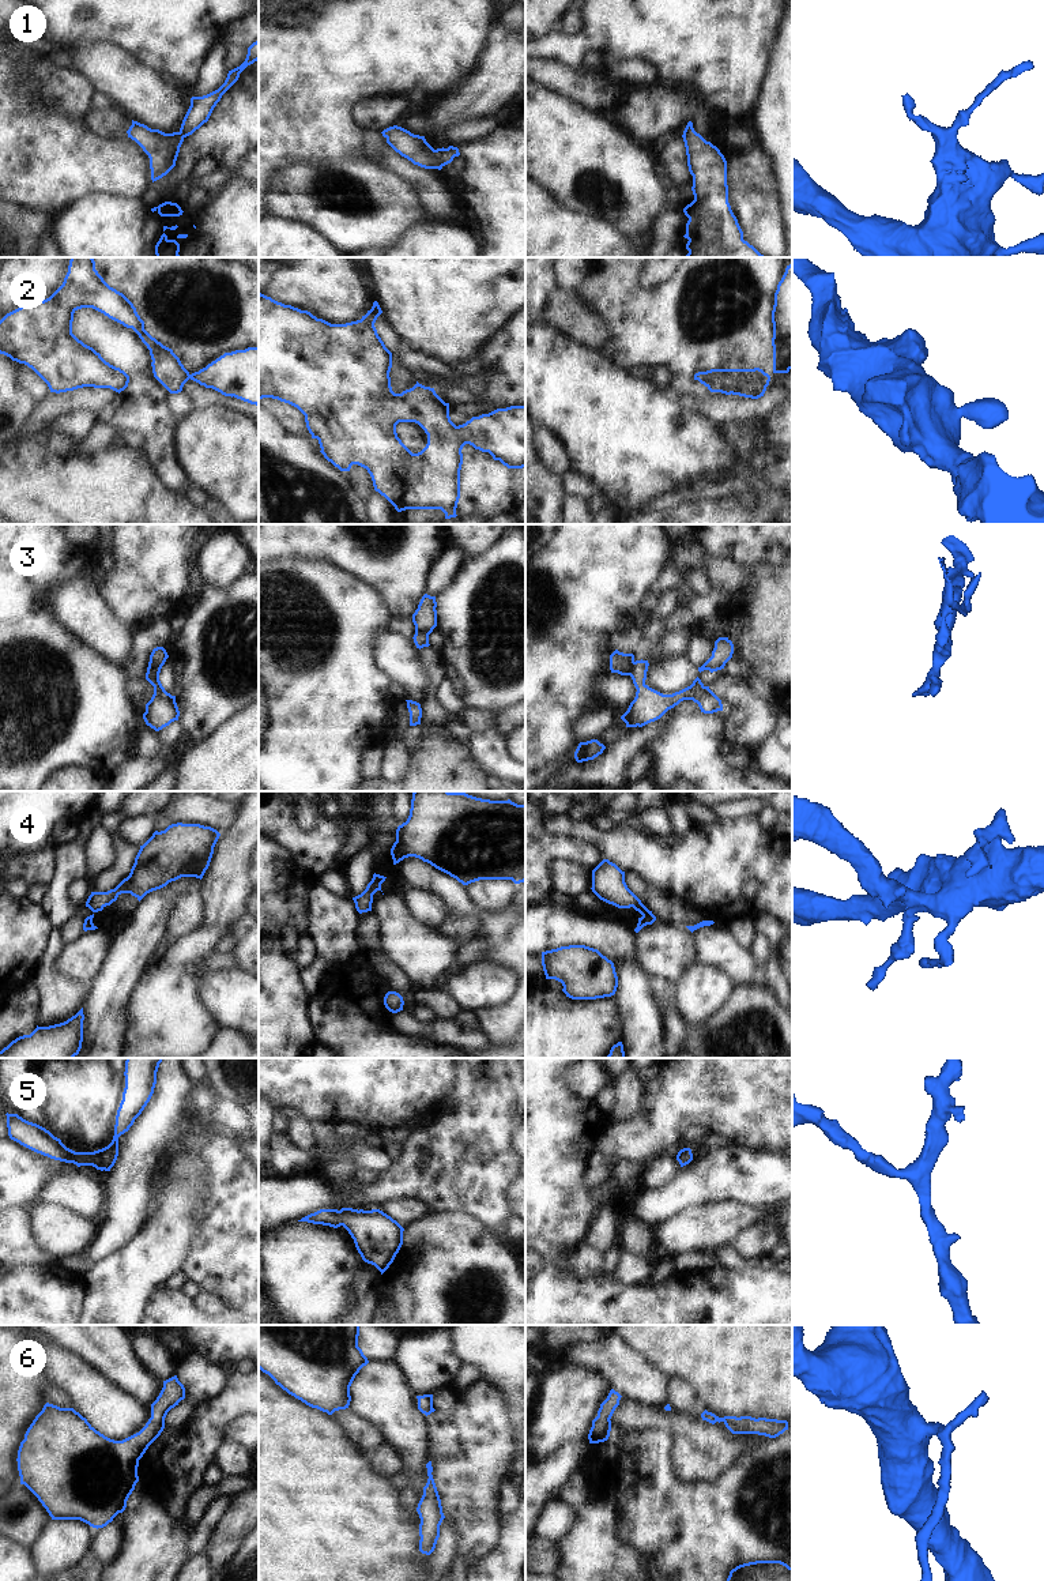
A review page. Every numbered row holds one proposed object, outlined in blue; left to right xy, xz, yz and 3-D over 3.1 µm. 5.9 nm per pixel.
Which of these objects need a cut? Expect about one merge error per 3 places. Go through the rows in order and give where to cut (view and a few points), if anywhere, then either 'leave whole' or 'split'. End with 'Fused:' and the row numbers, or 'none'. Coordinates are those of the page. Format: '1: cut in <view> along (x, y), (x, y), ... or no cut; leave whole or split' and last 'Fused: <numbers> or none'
1: no cut; leave whole
2: no cut; leave whole
3: cut in xz along (415, 631), (428, 635); split
4: no cut; leave whole
5: no cut; leave whole
6: no cut; leave whole
Fused: 3

